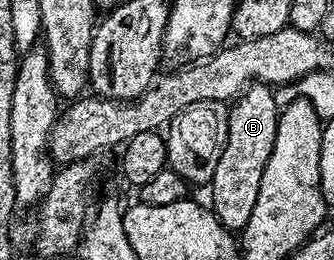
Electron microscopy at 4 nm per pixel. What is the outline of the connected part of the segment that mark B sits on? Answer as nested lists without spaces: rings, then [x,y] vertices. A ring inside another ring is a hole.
[[[251,83],[234,98],[228,109],[228,139],[224,143],[224,155],[220,155],[220,163],[216,163],[216,175],[212,175],[208,192],[214,202],[214,214],[222,221],[224,228],[240,231],[248,223],[252,215],[252,207],[256,207],[256,195],[260,195],[260,179],[264,176],[264,167],[268,167],[268,155],[272,155],[276,143],[276,127],[280,104],[274,98],[275,90],[261,83]]]

